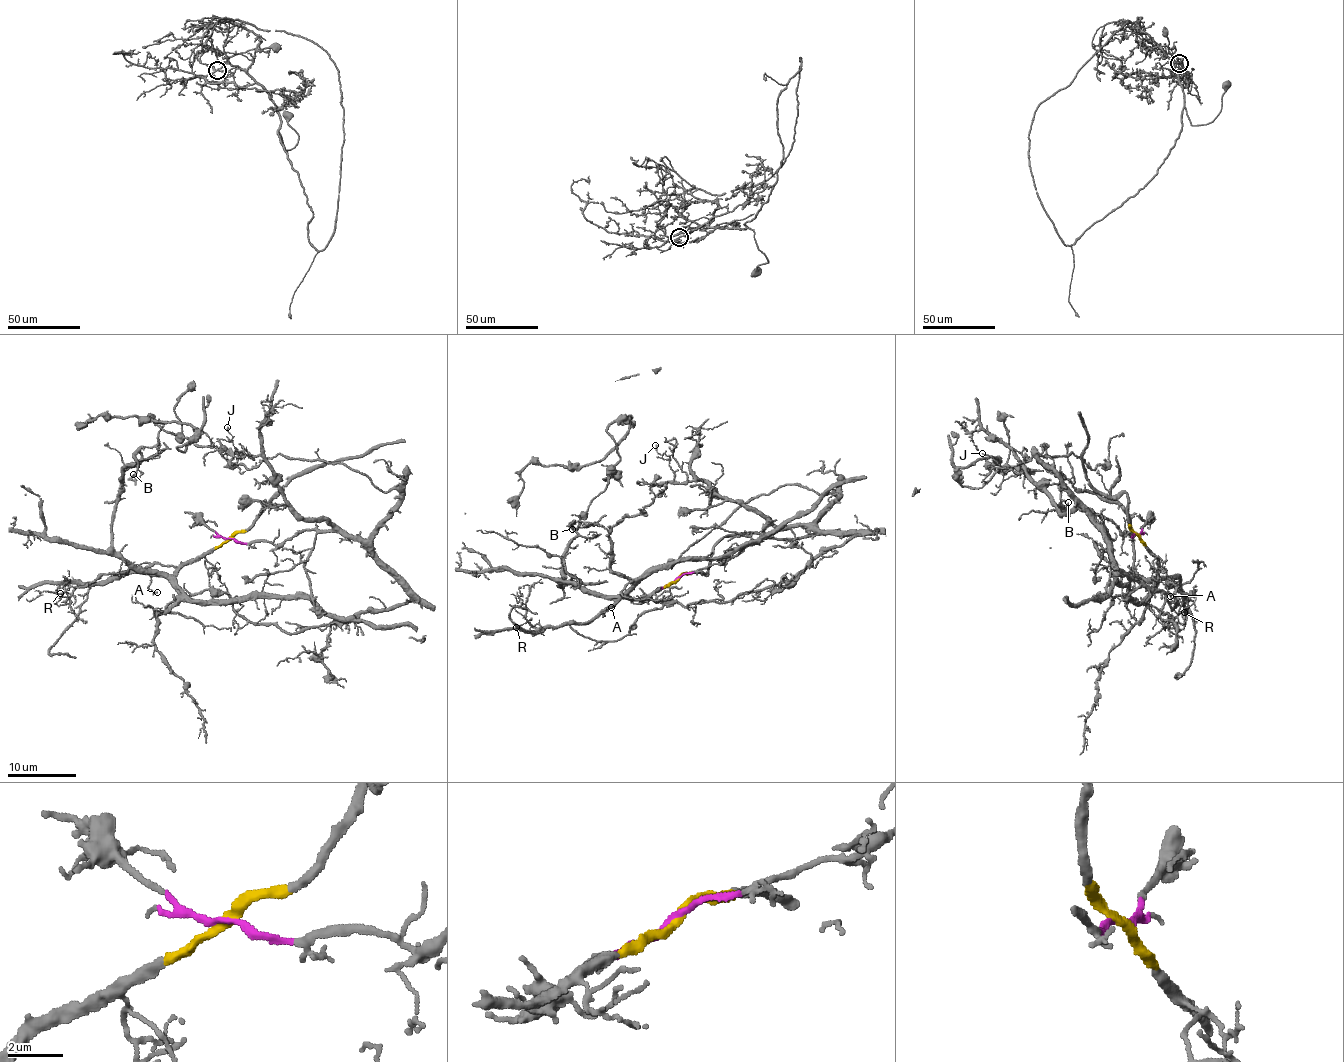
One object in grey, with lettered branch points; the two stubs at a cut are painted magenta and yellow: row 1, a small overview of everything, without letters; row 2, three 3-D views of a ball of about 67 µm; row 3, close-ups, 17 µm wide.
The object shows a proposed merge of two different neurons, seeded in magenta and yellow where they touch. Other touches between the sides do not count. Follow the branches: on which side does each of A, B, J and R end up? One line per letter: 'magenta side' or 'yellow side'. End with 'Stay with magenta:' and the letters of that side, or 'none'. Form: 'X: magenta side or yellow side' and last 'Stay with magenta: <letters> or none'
A: yellow side
B: yellow side
J: magenta side
R: yellow side
Stay with magenta: J

